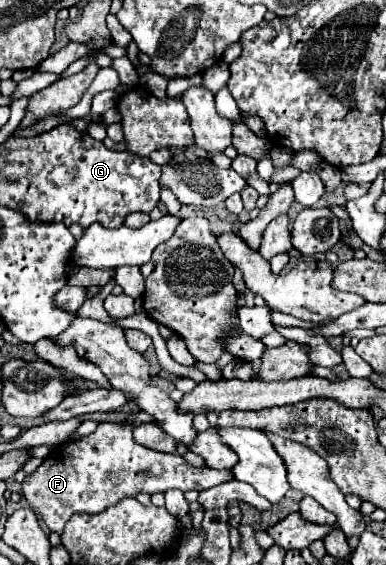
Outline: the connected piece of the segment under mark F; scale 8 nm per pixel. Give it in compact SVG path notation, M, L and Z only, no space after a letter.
M103 422L89 436L77 442L65 442L53 454L49 454L49 458L45 458L45 462L23 482L23 496L43 518L47 528L61 534L65 522L75 512L97 514L117 504L117 500L133 498L139 492L155 494L171 488L179 488L183 492L201 492L233 478L235 476L231 470L195 468L179 454L165 454L137 444L133 440L131 426L127 424Z

